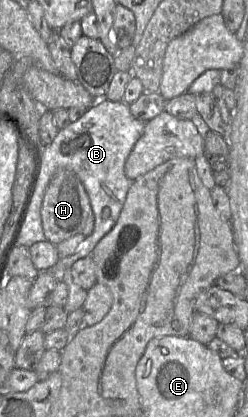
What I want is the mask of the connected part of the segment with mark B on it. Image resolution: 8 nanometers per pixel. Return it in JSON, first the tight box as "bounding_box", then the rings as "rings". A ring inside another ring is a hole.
{"bounding_box":[17,98,145,280],"rings":[[[102,98],[87,109],[77,121],[69,123],[59,130],[53,141],[41,151],[41,168],[28,207],[17,245],[31,246],[46,240],[40,209],[46,187],[58,169],[73,171],[82,182],[89,197],[94,215],[94,228],[90,235],[78,245],[74,254],[59,258],[55,265],[47,270],[60,280],[64,271],[80,258],[91,255],[98,241],[107,234],[116,223],[122,210],[126,194],[132,182],[124,173],[124,164],[134,144],[144,131],[145,123],[137,120],[130,112],[129,105],[122,101],[110,101]]]}

